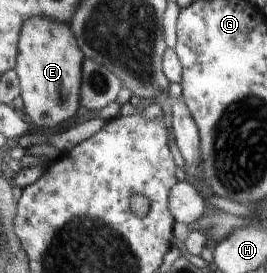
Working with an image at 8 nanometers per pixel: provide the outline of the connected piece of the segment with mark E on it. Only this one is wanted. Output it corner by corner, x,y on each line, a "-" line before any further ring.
31,17
21,33
17,71
22,83
26,113
40,128
63,125
81,109
86,55
70,23
51,17

